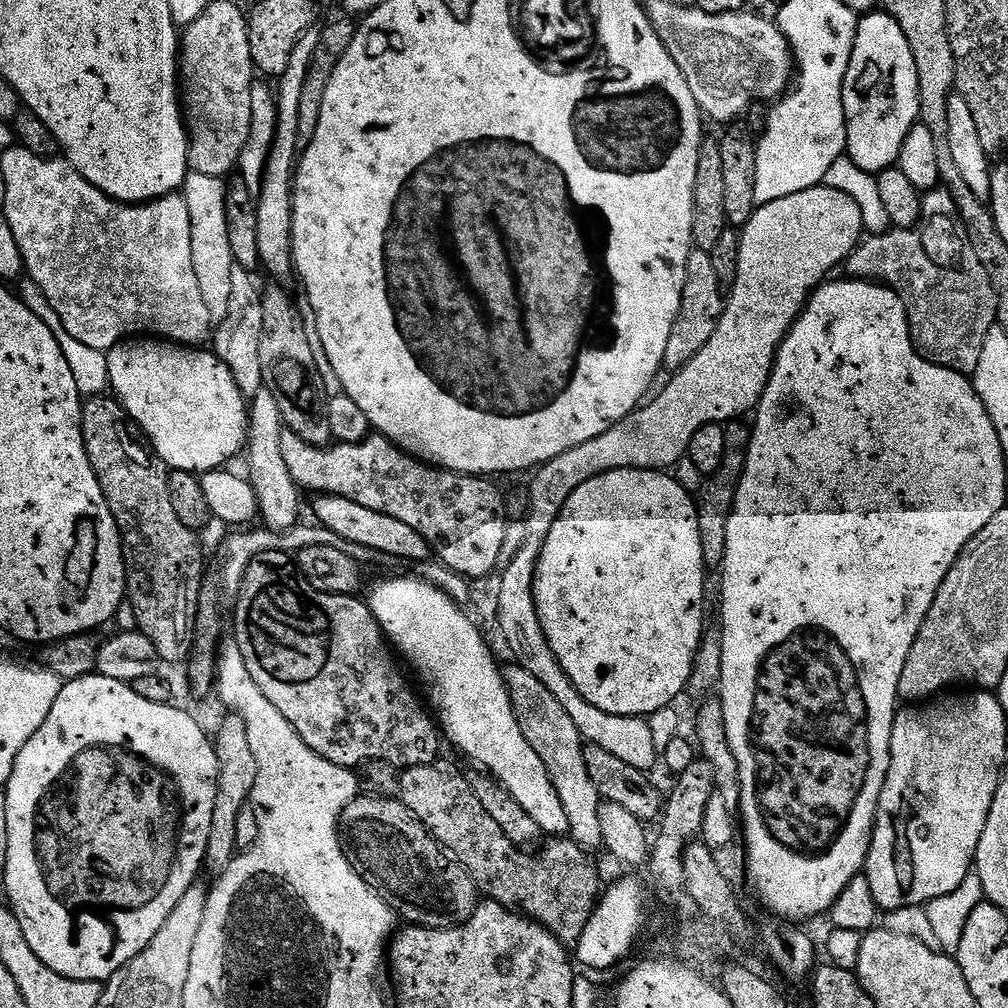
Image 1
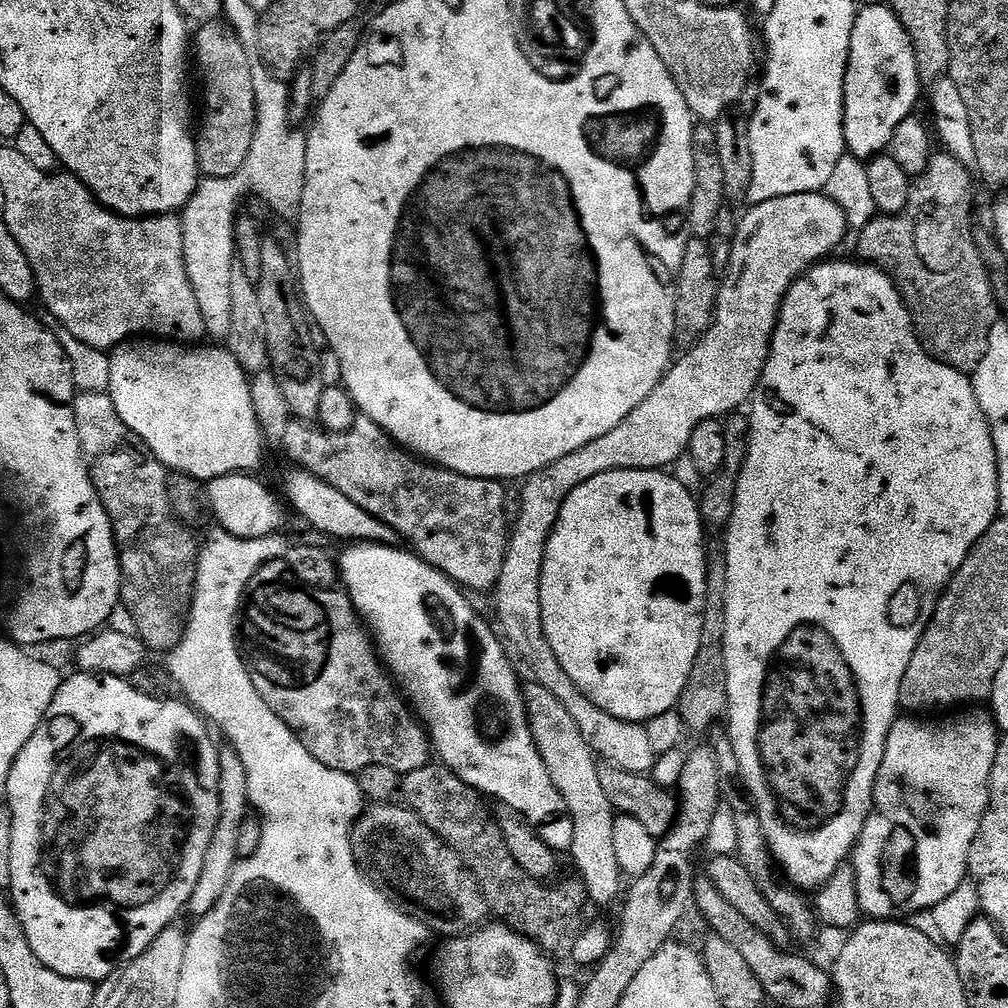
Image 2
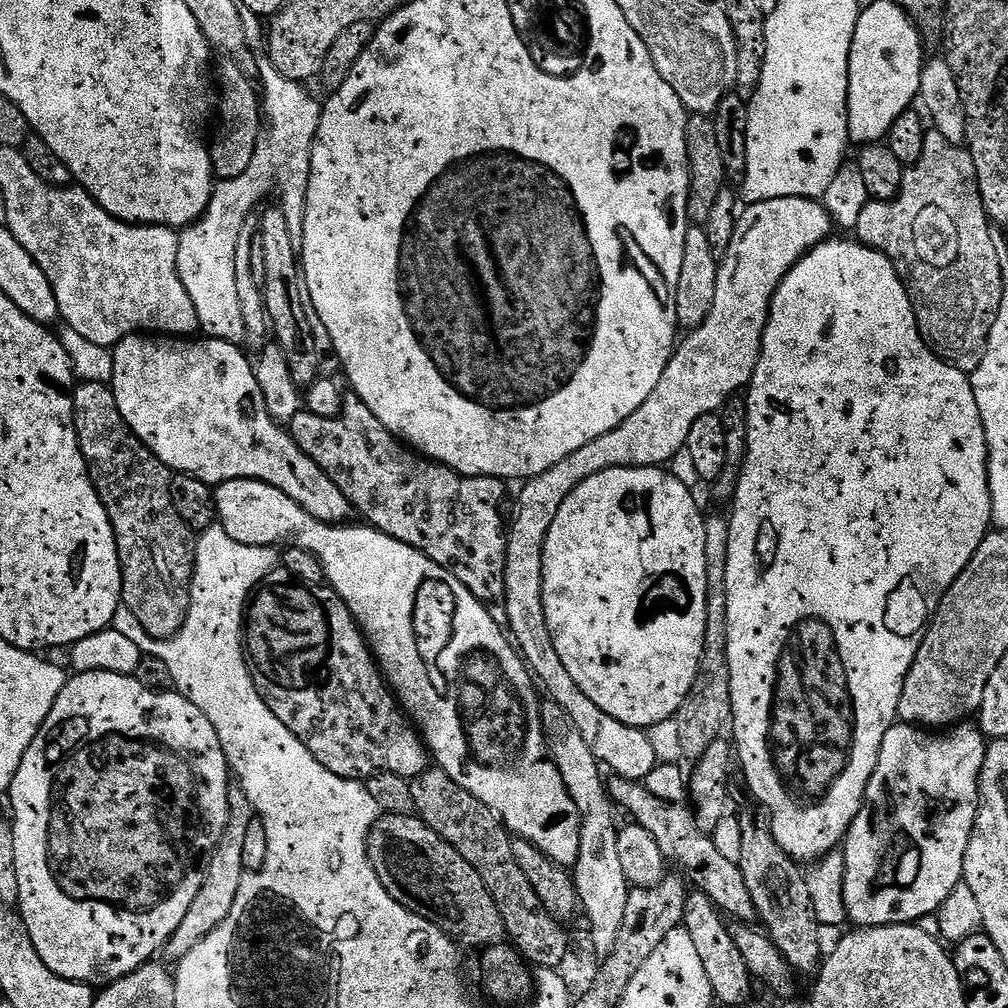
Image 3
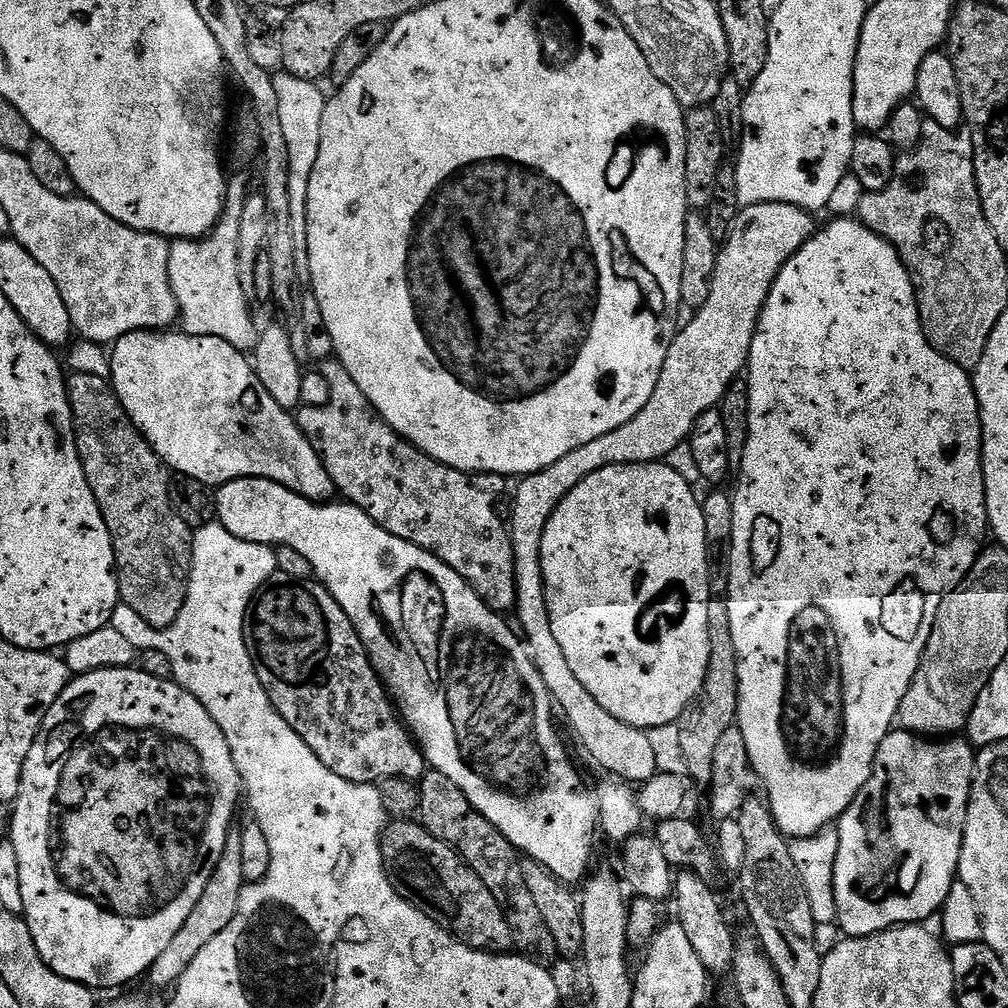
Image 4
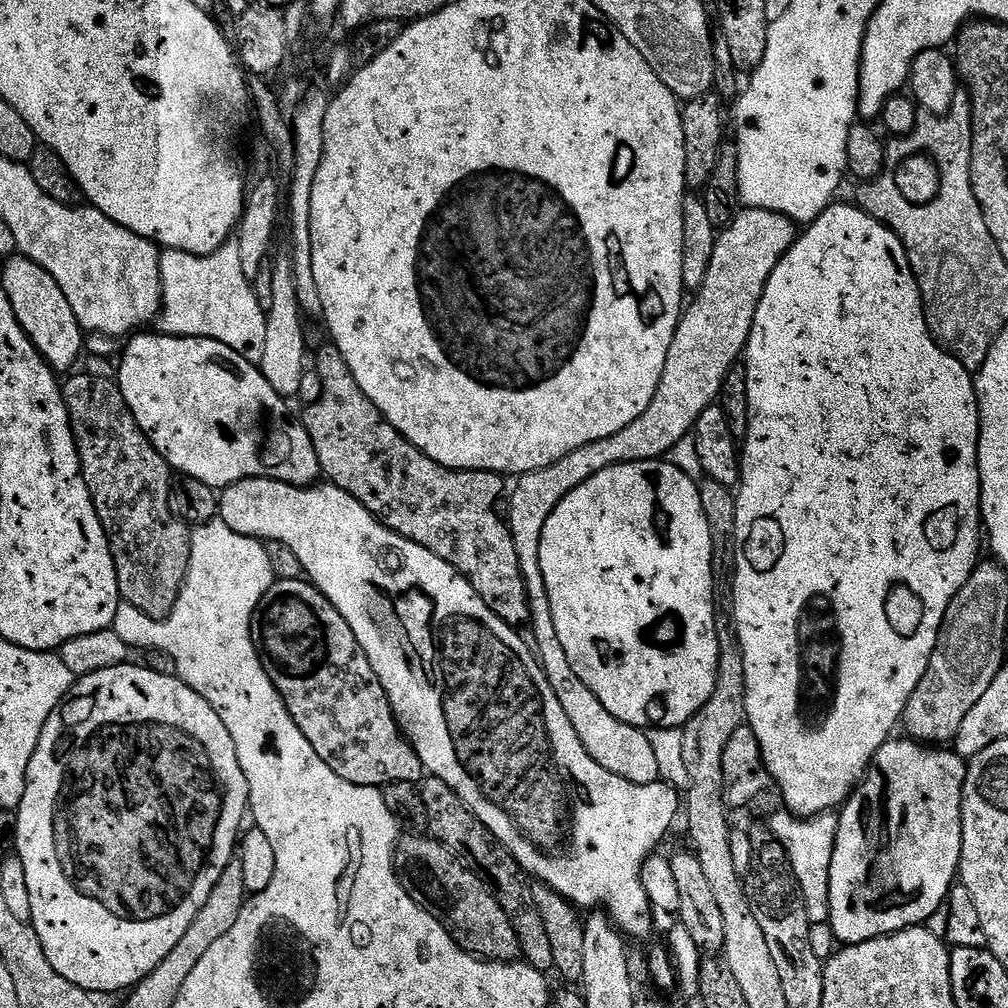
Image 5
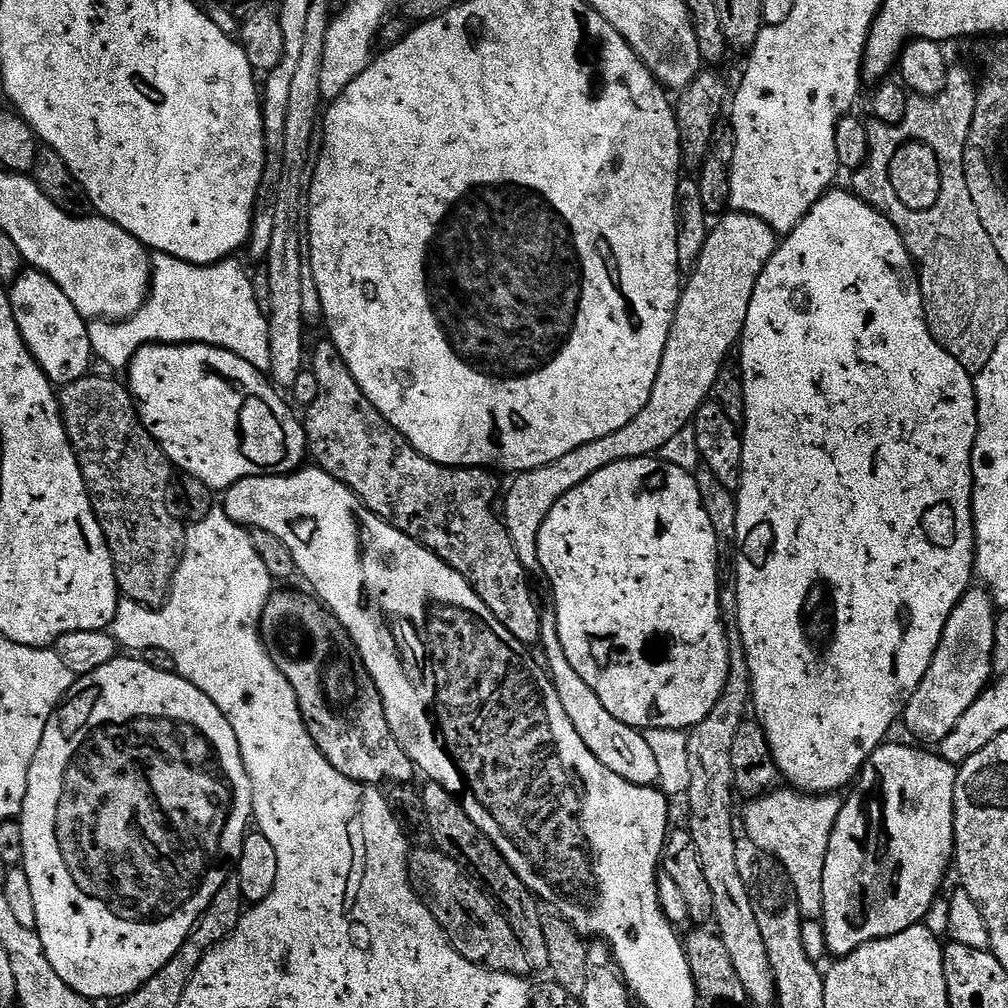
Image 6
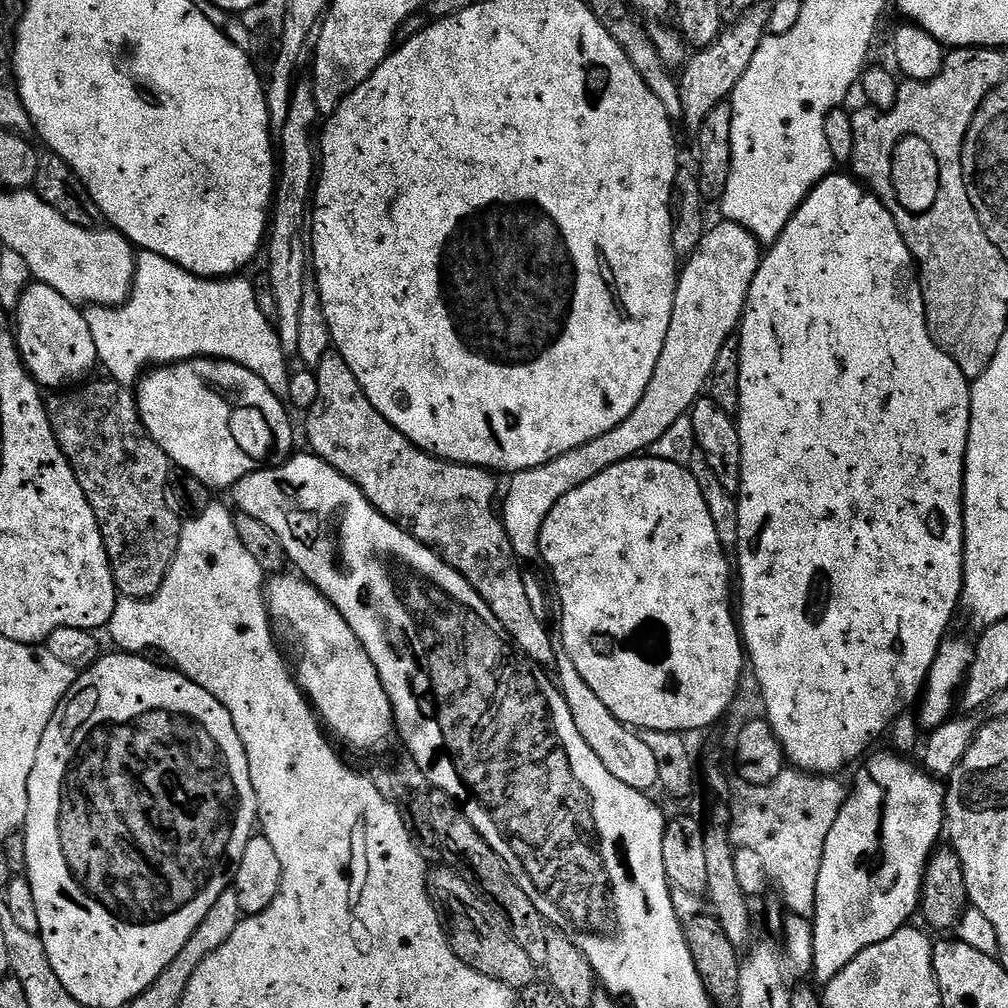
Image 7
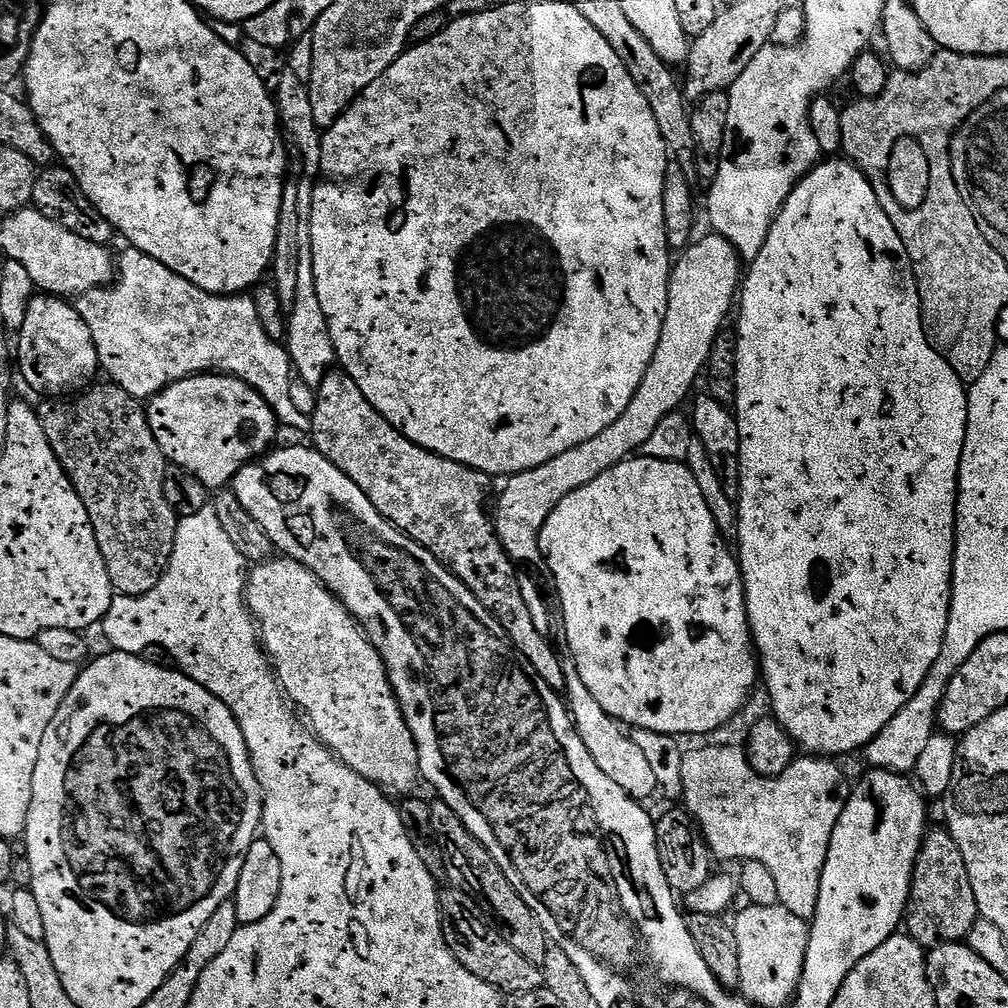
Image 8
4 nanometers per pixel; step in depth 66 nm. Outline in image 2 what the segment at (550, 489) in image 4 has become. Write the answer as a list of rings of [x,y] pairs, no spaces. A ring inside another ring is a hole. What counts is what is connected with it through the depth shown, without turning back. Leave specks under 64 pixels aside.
[[[807,192],[806,194],[790,194],[789,196],[783,196],[782,198],[770,198],[761,204],[751,205],[747,210],[749,212],[746,213],[745,216],[741,215],[739,217],[736,226],[734,250],[730,254],[730,262],[726,269],[726,275],[728,275],[728,277],[726,277],[725,280],[723,277],[723,279],[719,281],[716,294],[716,318],[713,320],[712,325],[708,327],[708,333],[706,333],[699,342],[691,345],[691,347],[685,351],[688,353],[686,353],[681,360],[679,357],[679,359],[669,367],[668,371],[665,372],[664,377],[658,382],[658,386],[654,386],[652,393],[650,393],[649,396],[634,410],[630,410],[630,414],[626,414],[626,418],[622,418],[622,422],[618,422],[618,426],[614,426],[614,430],[610,430],[610,434],[602,434],[602,438],[594,438],[594,442],[586,442],[586,446],[582,446],[582,450],[574,450],[574,454],[566,454],[566,458],[558,458],[558,462],[546,466],[542,471],[535,472],[533,476],[527,477],[527,479],[523,481],[522,487],[524,487],[524,492],[521,491],[519,493],[519,498],[522,502],[522,510],[520,511],[520,517],[511,525],[506,562],[502,562],[502,574],[494,589],[494,597],[496,596],[496,616],[500,619],[501,629],[499,628],[499,631],[506,637],[507,643],[511,645],[514,652],[514,647],[516,647],[517,653],[515,652],[515,655],[517,657],[520,655],[521,658],[528,663],[529,670],[536,675],[533,676],[535,683],[546,686],[546,690],[550,690],[550,694],[554,694],[554,698],[558,698],[558,702],[562,702],[562,706],[566,706],[570,718],[574,718],[574,722],[578,722],[578,730],[582,730],[582,738],[586,738],[586,742],[592,747],[593,753],[595,753],[601,761],[618,766],[622,770],[630,770],[631,772],[643,772],[648,774],[651,773],[653,766],[656,764],[657,755],[654,750],[654,745],[650,742],[650,734],[648,733],[647,727],[643,724],[626,722],[622,718],[614,718],[614,714],[606,714],[606,710],[594,706],[594,702],[590,702],[590,698],[586,698],[582,694],[582,690],[578,690],[578,686],[574,686],[574,682],[570,682],[566,670],[562,670],[560,659],[554,654],[554,650],[550,650],[550,642],[546,638],[546,630],[542,630],[542,598],[540,597],[540,587],[542,586],[542,566],[544,565],[544,559],[546,558],[546,546],[548,545],[550,534],[556,529],[556,519],[562,510],[562,506],[566,502],[566,498],[570,498],[570,494],[574,490],[578,490],[578,486],[582,486],[582,482],[590,482],[590,478],[598,478],[598,474],[606,474],[615,468],[625,468],[626,470],[646,470],[647,468],[655,468],[657,470],[667,469],[669,466],[675,465],[679,456],[683,456],[687,453],[690,434],[694,434],[694,426],[698,426],[707,420],[727,417],[729,414],[743,409],[745,405],[751,401],[752,395],[756,393],[758,382],[762,378],[762,370],[768,361],[768,351],[772,345],[772,335],[776,329],[776,319],[780,316],[780,307],[784,305],[784,297],[787,296],[788,291],[792,289],[792,283],[797,280],[799,276],[803,276],[812,265],[819,264],[829,259],[829,257],[835,253],[832,251],[843,242],[844,235],[847,233],[849,234],[850,232],[846,214],[840,208],[838,202],[832,201],[824,192]]]

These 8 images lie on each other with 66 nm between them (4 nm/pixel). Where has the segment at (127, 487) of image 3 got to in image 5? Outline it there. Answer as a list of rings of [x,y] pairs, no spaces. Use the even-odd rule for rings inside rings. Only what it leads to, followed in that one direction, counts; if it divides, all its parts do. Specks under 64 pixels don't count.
[[[87,374],[76,375],[69,375],[63,381],[62,391],[76,448],[80,451],[80,471],[84,474],[94,510],[102,522],[108,545],[112,548],[121,601],[142,610],[142,614],[152,620],[167,620],[184,585],[192,545],[189,525],[174,518],[170,510],[173,469],[169,468],[162,454],[158,454],[144,431],[137,426],[134,414],[126,406],[126,398],[122,398],[122,390],[116,380],[94,378]]]

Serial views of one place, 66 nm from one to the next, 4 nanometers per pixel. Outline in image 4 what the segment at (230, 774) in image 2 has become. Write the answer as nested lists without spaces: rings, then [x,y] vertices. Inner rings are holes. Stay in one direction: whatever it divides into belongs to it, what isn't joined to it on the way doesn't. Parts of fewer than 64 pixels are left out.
[[[234,826],[228,831],[226,850],[222,854],[222,858],[218,858],[218,866],[214,866],[214,874],[210,874],[210,882],[206,882],[206,890],[202,890],[202,898],[198,898],[198,906],[194,906],[190,918],[186,918],[186,923],[182,925],[182,930],[178,930],[178,934],[174,934],[174,942],[170,942],[170,946],[166,946],[166,950],[162,950],[162,954],[158,954],[158,962],[154,962],[154,966],[150,970],[153,984],[151,984],[151,987],[153,989],[171,989],[176,985],[182,978],[182,974],[186,974],[186,966],[190,966],[190,962],[194,962],[194,958],[198,958],[198,953],[202,951],[202,946],[208,945],[216,935],[222,934],[222,930],[226,930],[226,926],[230,926],[234,914],[238,914],[238,898],[242,898],[242,890],[245,883],[246,881],[242,874],[242,834],[240,833],[240,828]]]

